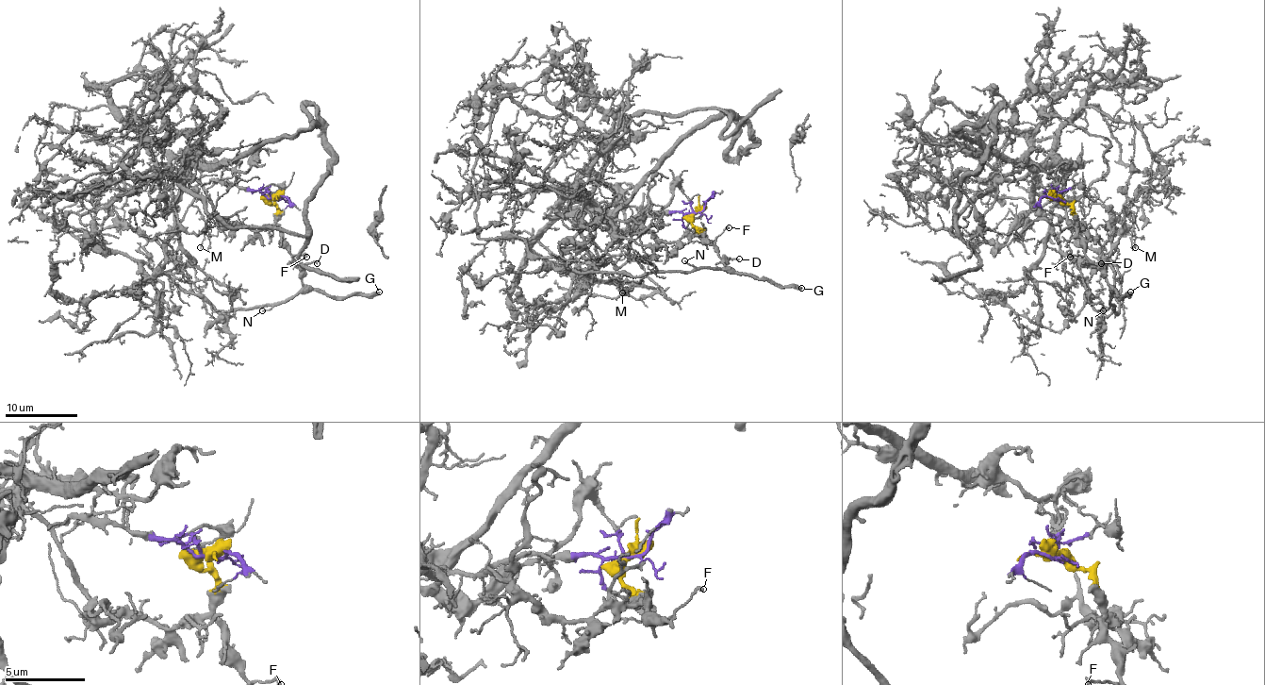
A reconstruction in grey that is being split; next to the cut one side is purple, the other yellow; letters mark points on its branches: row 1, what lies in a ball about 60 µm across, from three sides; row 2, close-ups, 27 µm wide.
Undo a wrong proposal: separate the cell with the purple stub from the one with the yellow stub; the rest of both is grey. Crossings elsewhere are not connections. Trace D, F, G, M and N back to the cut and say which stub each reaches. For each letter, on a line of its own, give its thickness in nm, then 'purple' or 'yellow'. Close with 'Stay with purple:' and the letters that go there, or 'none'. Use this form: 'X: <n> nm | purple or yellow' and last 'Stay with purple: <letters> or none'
D: 170 nm | yellow
F: 190 nm | yellow
G: 360 nm | yellow
M: 120 nm | purple
N: 110 nm | yellow
Stay with purple: M

